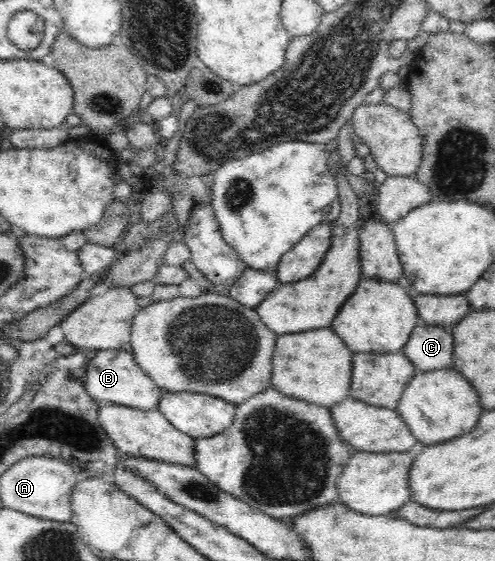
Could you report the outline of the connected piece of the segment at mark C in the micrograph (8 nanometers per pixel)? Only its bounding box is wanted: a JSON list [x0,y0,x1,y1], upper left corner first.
[402,322,454,372]

